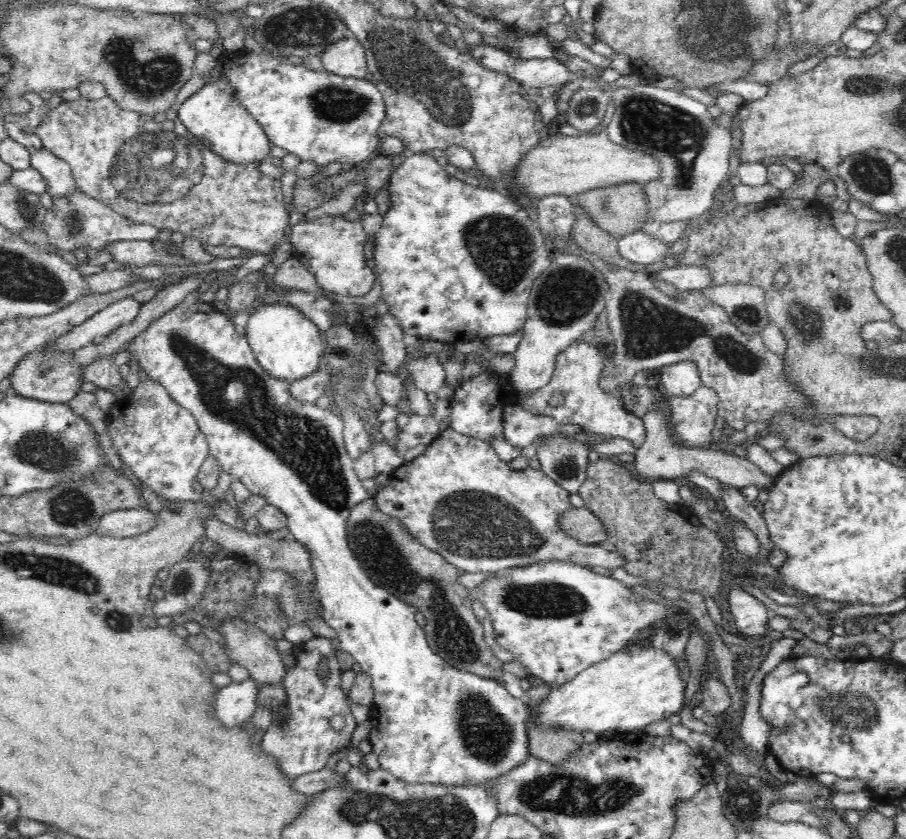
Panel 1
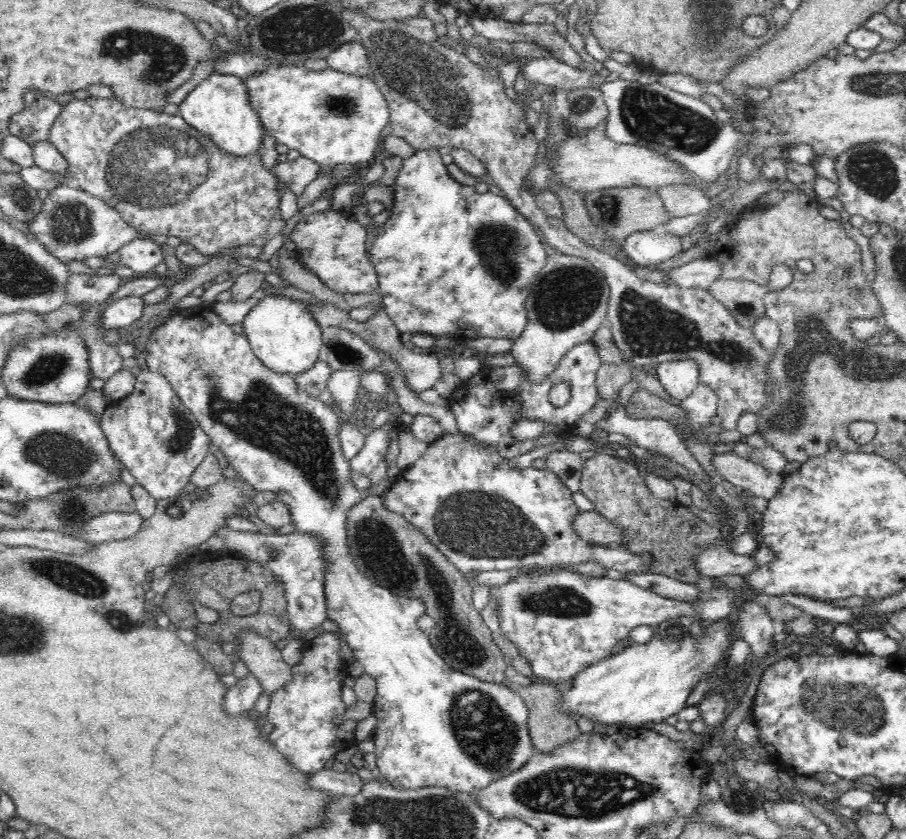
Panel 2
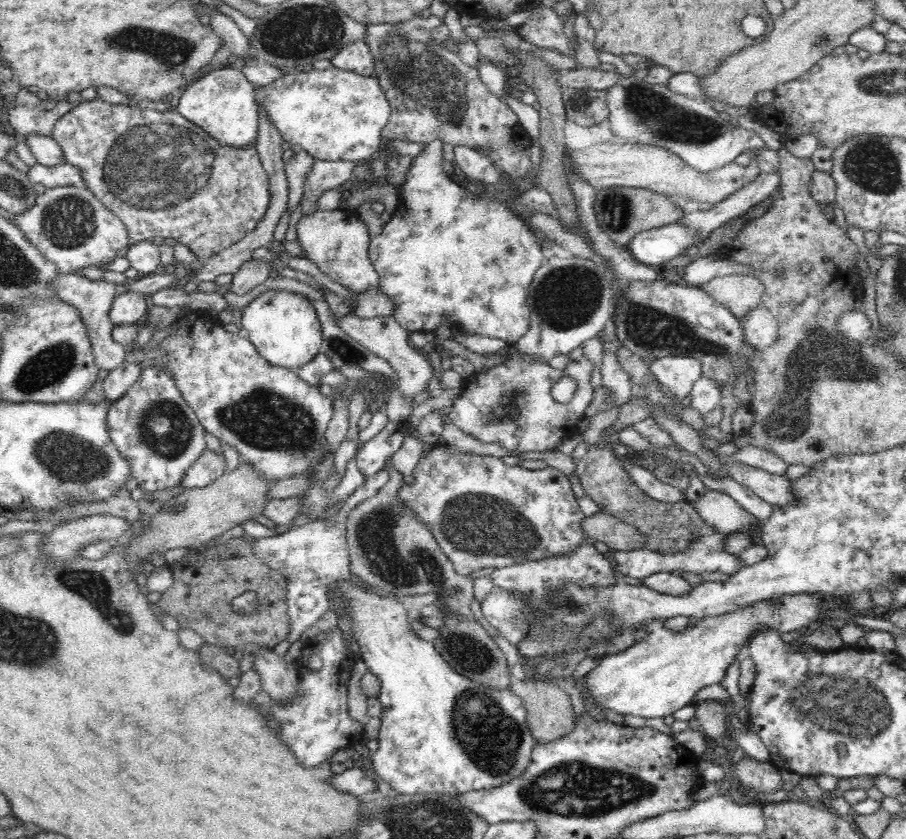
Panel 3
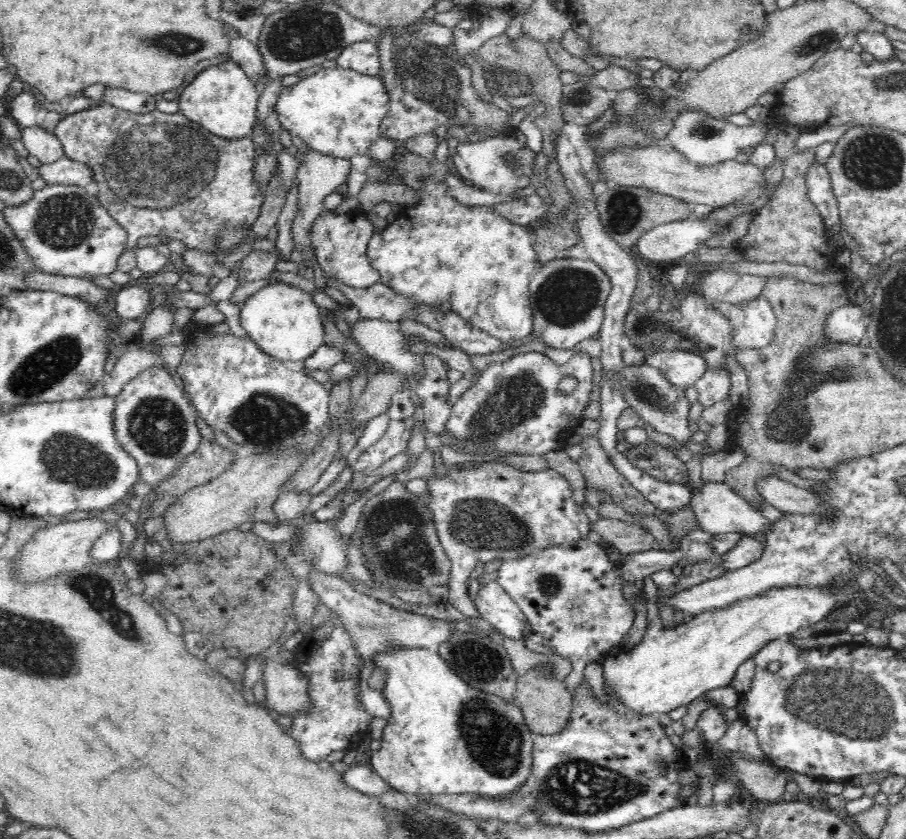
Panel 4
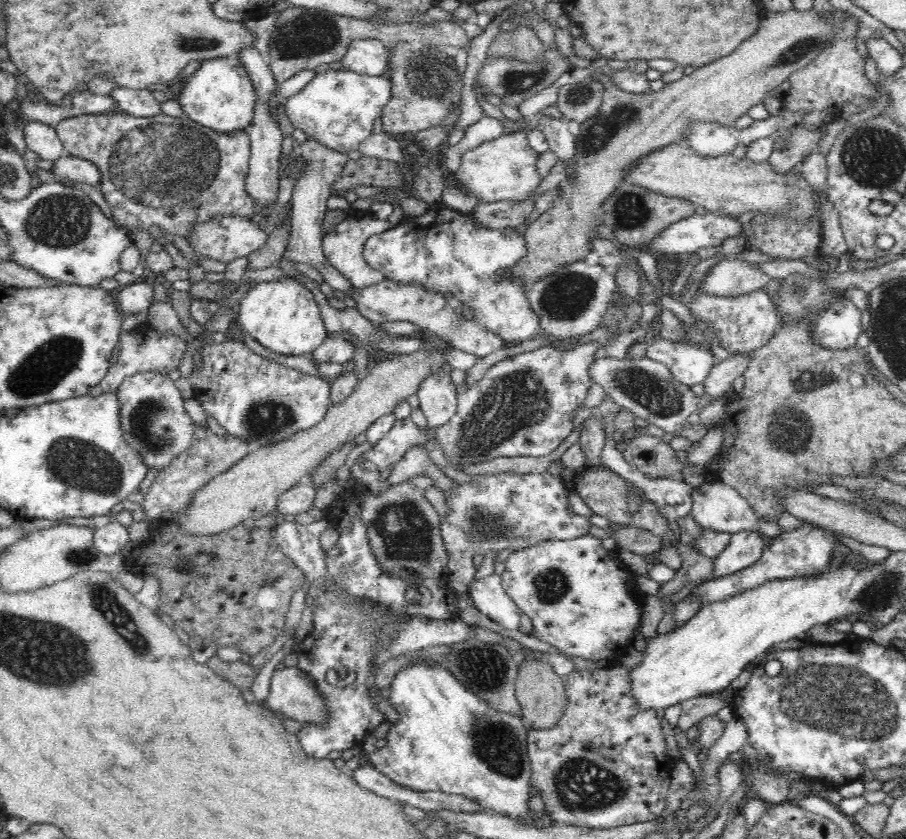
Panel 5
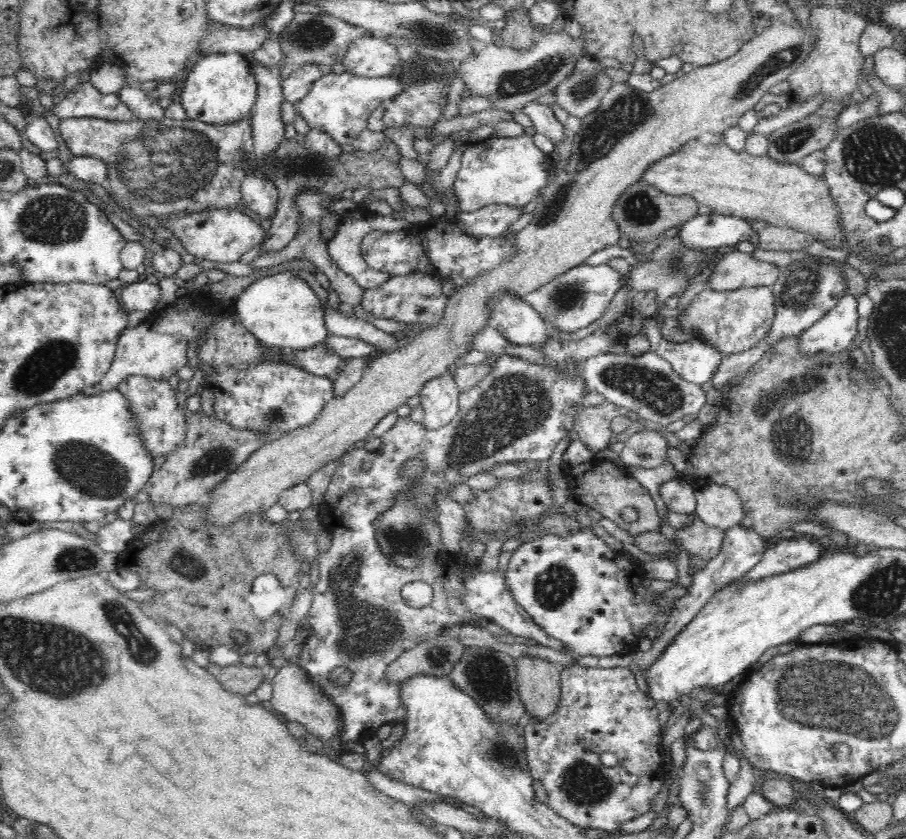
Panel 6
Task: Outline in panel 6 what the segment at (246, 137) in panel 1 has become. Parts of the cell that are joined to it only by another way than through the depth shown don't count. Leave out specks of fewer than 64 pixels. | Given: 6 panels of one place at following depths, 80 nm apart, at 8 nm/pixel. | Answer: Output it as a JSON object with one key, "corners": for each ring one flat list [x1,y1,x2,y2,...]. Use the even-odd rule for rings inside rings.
{"corners":[[242,52,210,53,198,59,181,84,181,105,189,119,212,125,229,125,251,119,257,99,256,79]]}

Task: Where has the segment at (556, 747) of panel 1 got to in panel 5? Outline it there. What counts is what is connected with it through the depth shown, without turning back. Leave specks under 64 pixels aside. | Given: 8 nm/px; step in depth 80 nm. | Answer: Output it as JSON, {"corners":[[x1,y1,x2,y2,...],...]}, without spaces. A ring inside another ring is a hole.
{"corners":[[544,661,523,663,517,678,515,695,521,706,521,716,528,727,542,730,553,727,562,718,567,705,565,681,565,678,554,672,552,663]]}

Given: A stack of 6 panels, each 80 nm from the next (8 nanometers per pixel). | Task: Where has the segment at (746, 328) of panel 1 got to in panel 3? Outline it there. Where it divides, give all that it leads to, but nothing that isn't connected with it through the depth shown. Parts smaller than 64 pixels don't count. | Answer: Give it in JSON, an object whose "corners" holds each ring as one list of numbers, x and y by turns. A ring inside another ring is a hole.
{"corners":[[731,274,728,276,716,277,702,287,708,291,708,294,712,295,712,298,714,298,716,302,728,308,732,312,732,315,741,323,750,312,758,310,758,308,763,305,764,283,756,277,752,277,752,275]]}

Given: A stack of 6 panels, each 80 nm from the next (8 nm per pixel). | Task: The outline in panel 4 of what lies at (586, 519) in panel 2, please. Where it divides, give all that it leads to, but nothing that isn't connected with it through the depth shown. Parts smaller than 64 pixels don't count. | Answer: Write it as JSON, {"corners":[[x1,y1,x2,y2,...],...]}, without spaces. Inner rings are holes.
{"corners":[[600,515,598,520,589,522,589,532,595,539,603,539,622,554,632,554,657,547,655,536,638,522,624,522]]}

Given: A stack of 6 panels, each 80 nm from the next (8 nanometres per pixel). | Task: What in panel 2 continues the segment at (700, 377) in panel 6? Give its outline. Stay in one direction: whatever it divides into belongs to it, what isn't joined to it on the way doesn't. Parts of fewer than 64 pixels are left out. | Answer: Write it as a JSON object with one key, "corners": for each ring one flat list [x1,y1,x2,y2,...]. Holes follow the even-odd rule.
{"corners":[[694,360,664,362,655,369,657,380,673,400,688,398,698,388,699,367]]}

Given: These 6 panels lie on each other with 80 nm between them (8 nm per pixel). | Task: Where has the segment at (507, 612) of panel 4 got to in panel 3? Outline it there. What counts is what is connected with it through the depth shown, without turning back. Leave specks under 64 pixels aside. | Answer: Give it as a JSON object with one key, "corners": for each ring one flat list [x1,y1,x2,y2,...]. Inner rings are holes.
{"corners":[[494,586,488,598,481,602,481,611,488,624,510,644,516,646,526,636,529,622,508,591]]}

